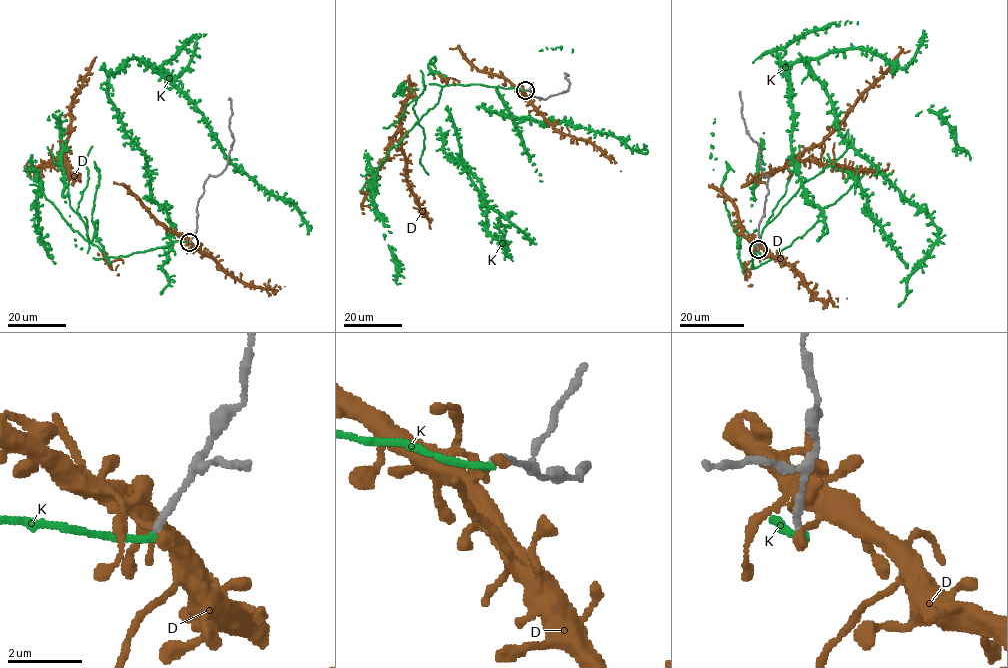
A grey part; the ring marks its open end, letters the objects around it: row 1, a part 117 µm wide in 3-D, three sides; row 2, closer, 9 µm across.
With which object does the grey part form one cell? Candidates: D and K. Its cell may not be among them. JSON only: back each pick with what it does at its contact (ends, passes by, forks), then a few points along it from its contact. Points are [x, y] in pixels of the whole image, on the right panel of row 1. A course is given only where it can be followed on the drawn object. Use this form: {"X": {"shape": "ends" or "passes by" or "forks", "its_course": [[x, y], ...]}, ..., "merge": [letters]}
{"merge": []}

